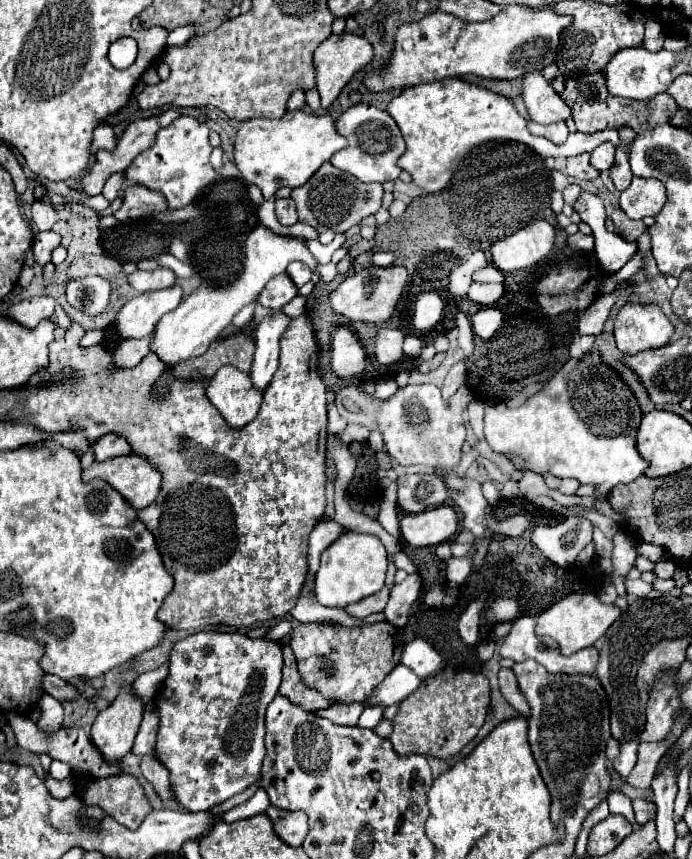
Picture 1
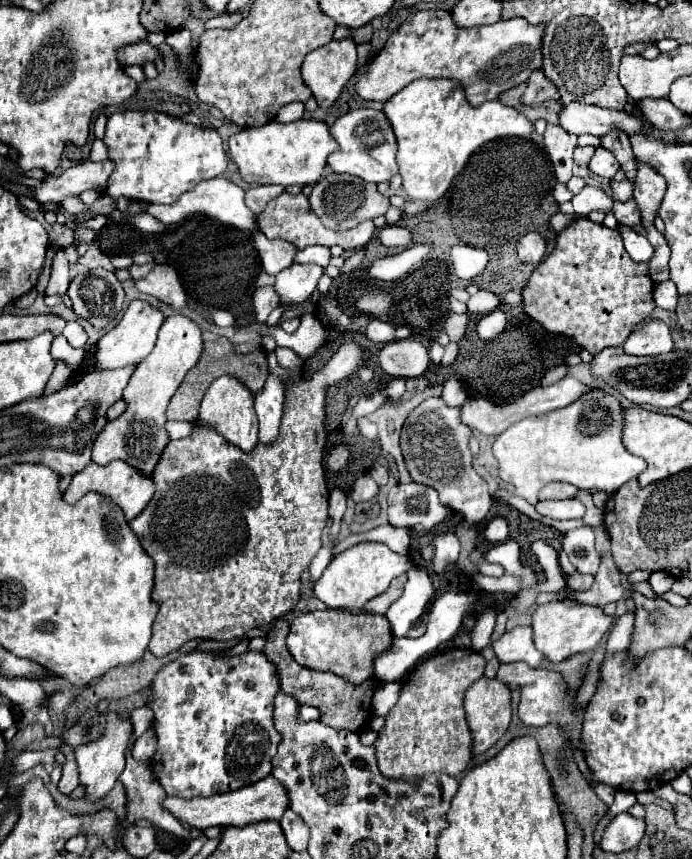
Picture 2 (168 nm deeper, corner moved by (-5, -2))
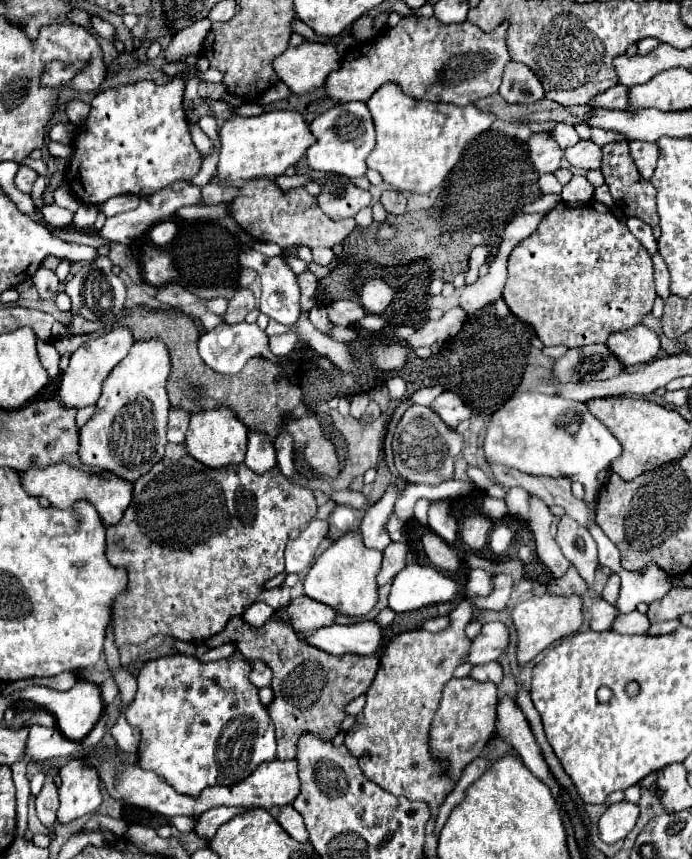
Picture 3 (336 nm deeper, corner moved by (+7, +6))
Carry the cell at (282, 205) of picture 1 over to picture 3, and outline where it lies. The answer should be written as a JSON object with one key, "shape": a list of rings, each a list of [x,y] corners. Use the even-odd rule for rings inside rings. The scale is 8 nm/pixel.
{"shape":[[[251,179],[241,185],[241,195],[231,203],[231,215],[253,239],[277,243],[281,249],[297,243],[307,247],[333,247],[357,227],[355,219],[329,219],[317,207],[315,197],[303,187],[281,191],[273,179]]]}

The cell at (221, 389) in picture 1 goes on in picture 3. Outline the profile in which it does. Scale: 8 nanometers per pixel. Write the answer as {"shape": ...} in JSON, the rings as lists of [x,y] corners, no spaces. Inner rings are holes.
{"shape":[[[217,407],[217,409],[203,409],[191,413],[189,421],[189,431],[187,431],[187,451],[191,457],[201,461],[207,467],[227,467],[227,465],[237,465],[243,463],[245,457],[245,439],[247,431],[245,425],[239,421],[235,411],[227,407]]]}

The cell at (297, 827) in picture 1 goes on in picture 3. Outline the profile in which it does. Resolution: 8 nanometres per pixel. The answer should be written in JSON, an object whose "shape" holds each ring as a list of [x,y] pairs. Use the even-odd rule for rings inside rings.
{"shape":[[[285,805],[285,807],[273,807],[271,809],[271,815],[275,817],[275,821],[299,843],[305,843],[307,841],[307,829],[303,825],[303,817],[291,807],[291,805]]]}

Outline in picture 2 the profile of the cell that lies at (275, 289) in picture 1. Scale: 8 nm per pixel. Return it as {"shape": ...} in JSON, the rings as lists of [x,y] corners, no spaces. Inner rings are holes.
{"shape":[[[261,287],[255,291],[253,295],[253,311],[255,311],[255,319],[259,323],[267,321],[269,313],[279,307],[279,295],[275,293],[273,287]]]}

